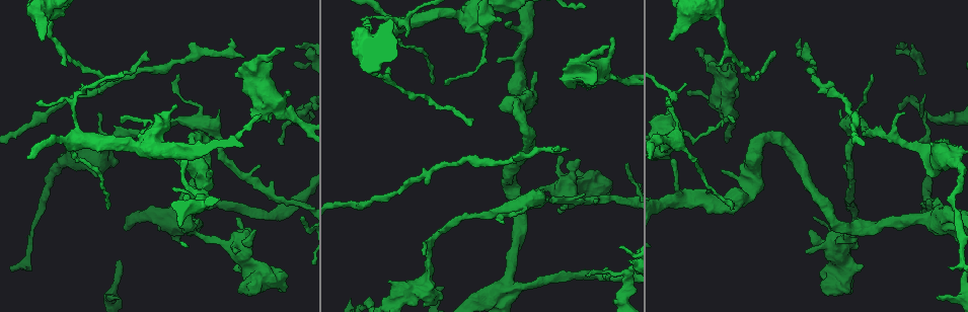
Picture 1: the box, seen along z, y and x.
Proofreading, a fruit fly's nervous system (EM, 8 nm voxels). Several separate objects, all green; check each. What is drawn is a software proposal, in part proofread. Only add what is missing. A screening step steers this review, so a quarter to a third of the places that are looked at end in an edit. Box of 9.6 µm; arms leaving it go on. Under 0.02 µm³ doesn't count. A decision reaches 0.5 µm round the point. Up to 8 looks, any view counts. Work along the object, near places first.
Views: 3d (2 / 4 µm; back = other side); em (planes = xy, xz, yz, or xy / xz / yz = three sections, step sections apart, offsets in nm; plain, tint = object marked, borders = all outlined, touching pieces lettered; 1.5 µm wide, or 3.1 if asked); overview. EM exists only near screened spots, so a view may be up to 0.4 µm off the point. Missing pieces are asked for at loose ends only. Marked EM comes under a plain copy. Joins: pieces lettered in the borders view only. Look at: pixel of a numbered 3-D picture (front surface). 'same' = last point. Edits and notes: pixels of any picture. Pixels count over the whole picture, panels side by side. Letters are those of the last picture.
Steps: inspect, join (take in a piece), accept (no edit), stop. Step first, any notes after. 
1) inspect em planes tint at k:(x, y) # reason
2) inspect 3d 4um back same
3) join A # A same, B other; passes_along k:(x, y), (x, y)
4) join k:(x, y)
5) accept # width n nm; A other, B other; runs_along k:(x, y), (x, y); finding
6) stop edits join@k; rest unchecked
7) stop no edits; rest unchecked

inspect em yz step 4 tint at 1:(236, 217)

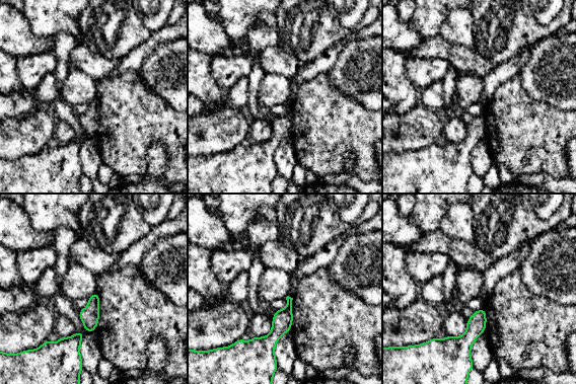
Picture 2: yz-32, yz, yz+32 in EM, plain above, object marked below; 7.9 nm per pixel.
inspect em yz step 4 borders same

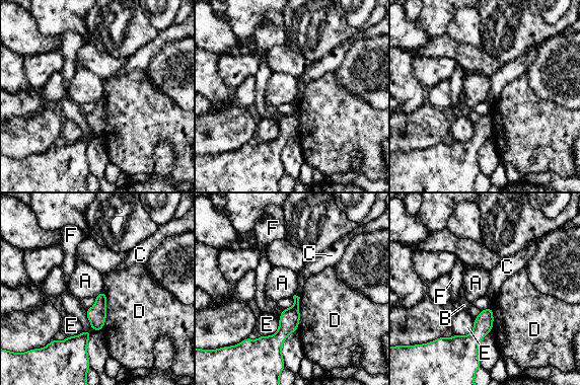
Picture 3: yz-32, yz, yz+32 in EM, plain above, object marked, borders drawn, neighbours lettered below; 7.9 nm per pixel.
accept # A other, B other, C other, D other, E other, F other; runs_along 3:(296, 299), (285, 329), (262, 339); none of them fits

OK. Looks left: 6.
inspect 3d 2um at 1:(737, 118)

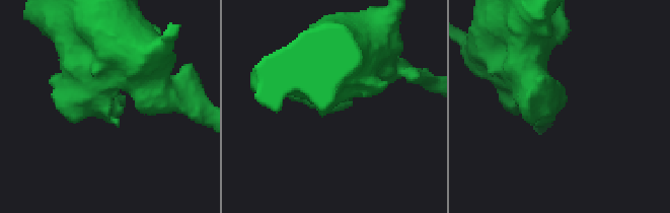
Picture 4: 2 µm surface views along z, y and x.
inspect em planes borders at 4:(350, 103)

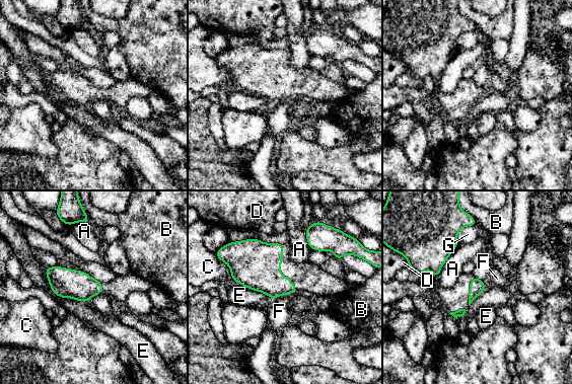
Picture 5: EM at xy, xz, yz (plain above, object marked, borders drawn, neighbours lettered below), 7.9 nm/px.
accept # longest_contact E 440 nm; A other, B other, C other, D other, E other, F other, G other; none of them fits

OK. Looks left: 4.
inspect em xy step 4 borders at 1:(368, 20) # thick end

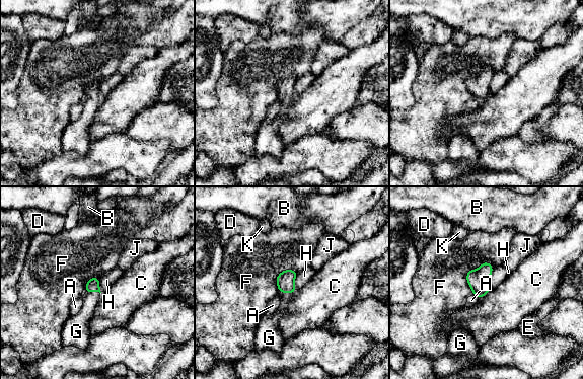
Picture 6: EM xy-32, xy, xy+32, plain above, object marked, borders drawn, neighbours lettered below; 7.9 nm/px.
join G # A other, B other, C other, D other, E other, F other, G same, H other, J other, K other; passes_along 6:(92, 284), (92, 291), (81, 320); the neuron continues

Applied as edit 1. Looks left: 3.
stop edits join@6; rest unchecked

